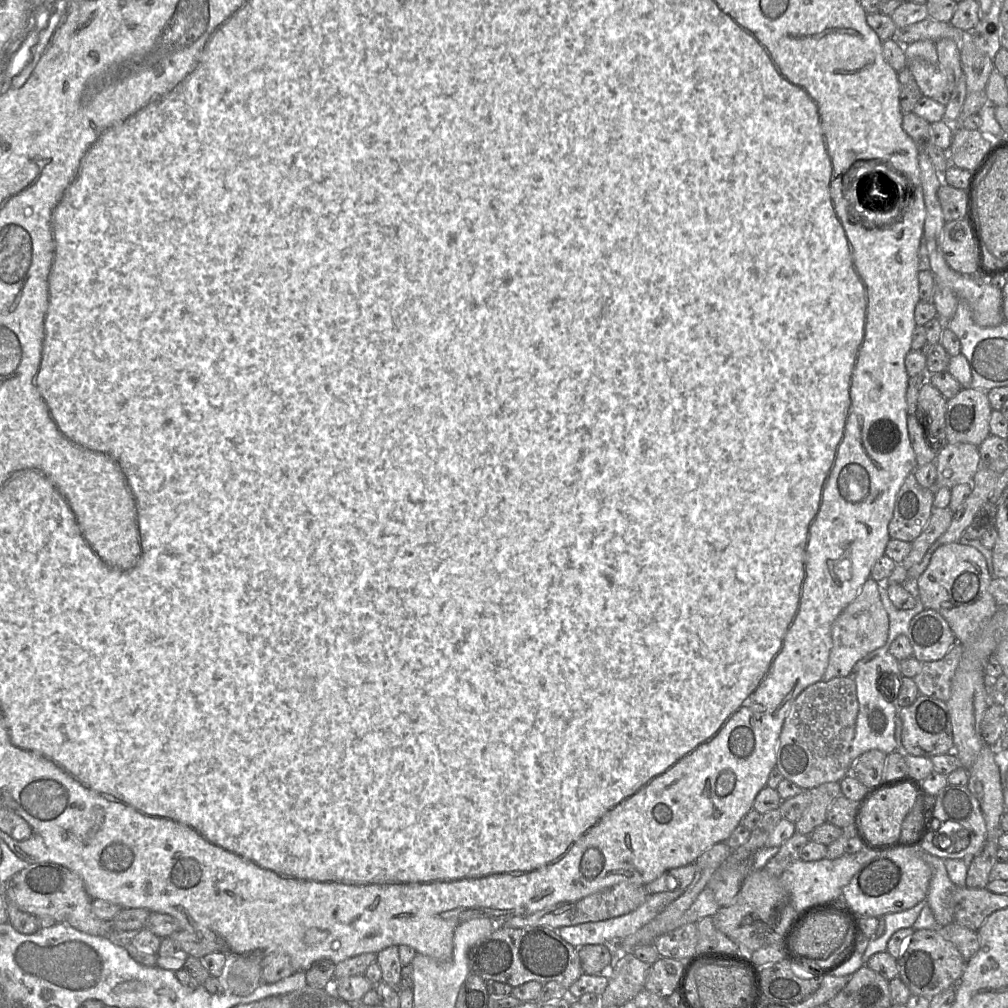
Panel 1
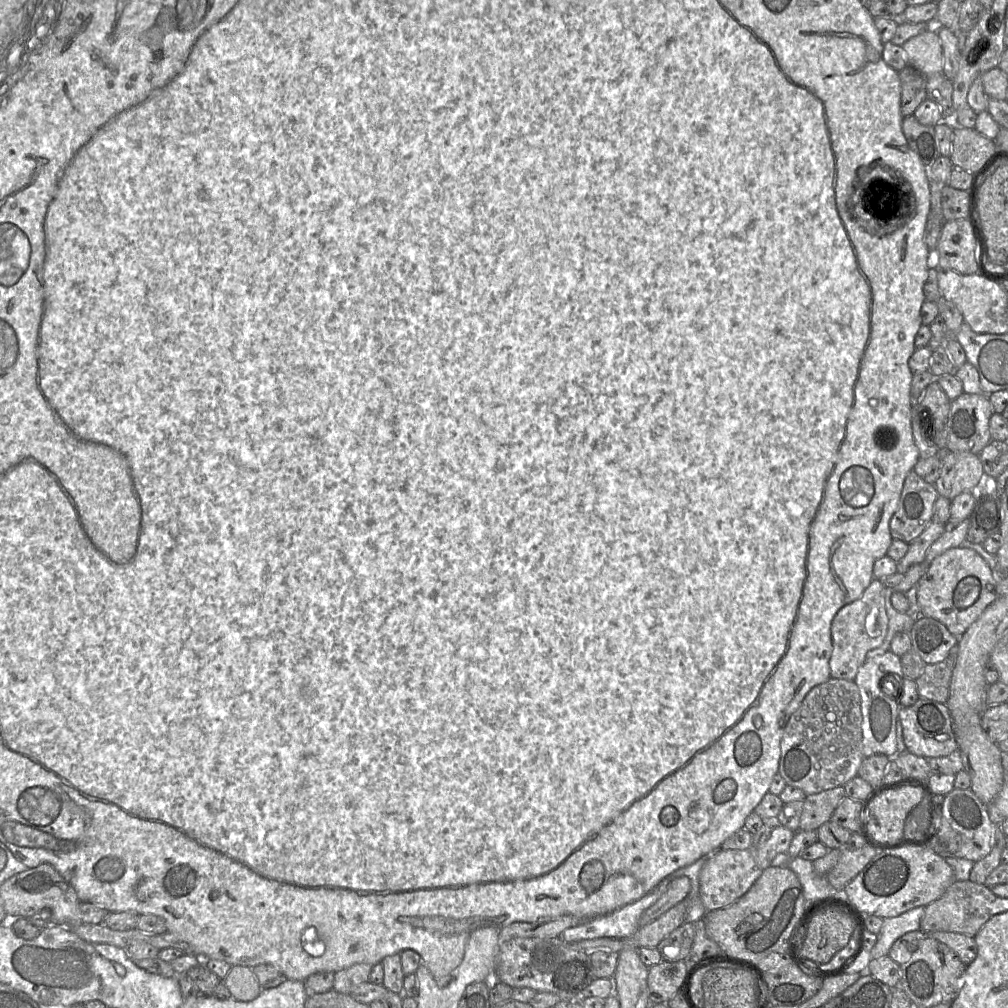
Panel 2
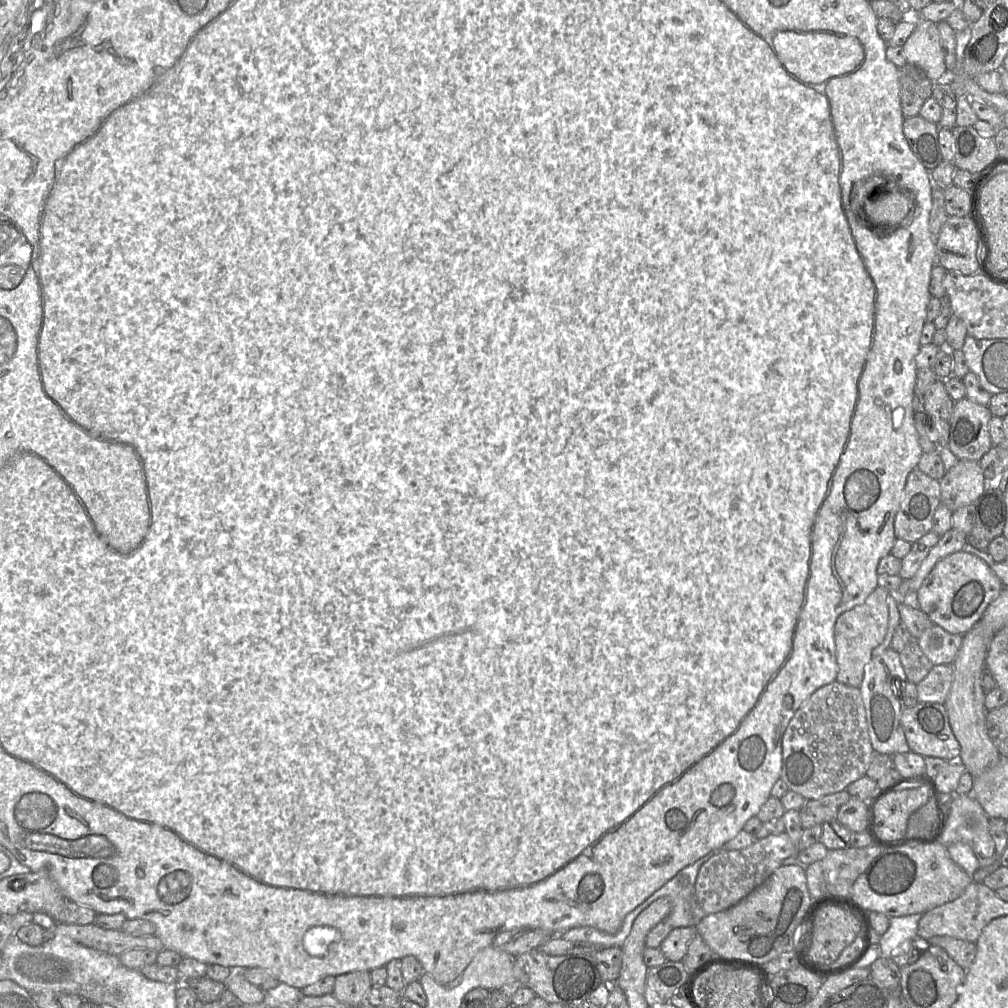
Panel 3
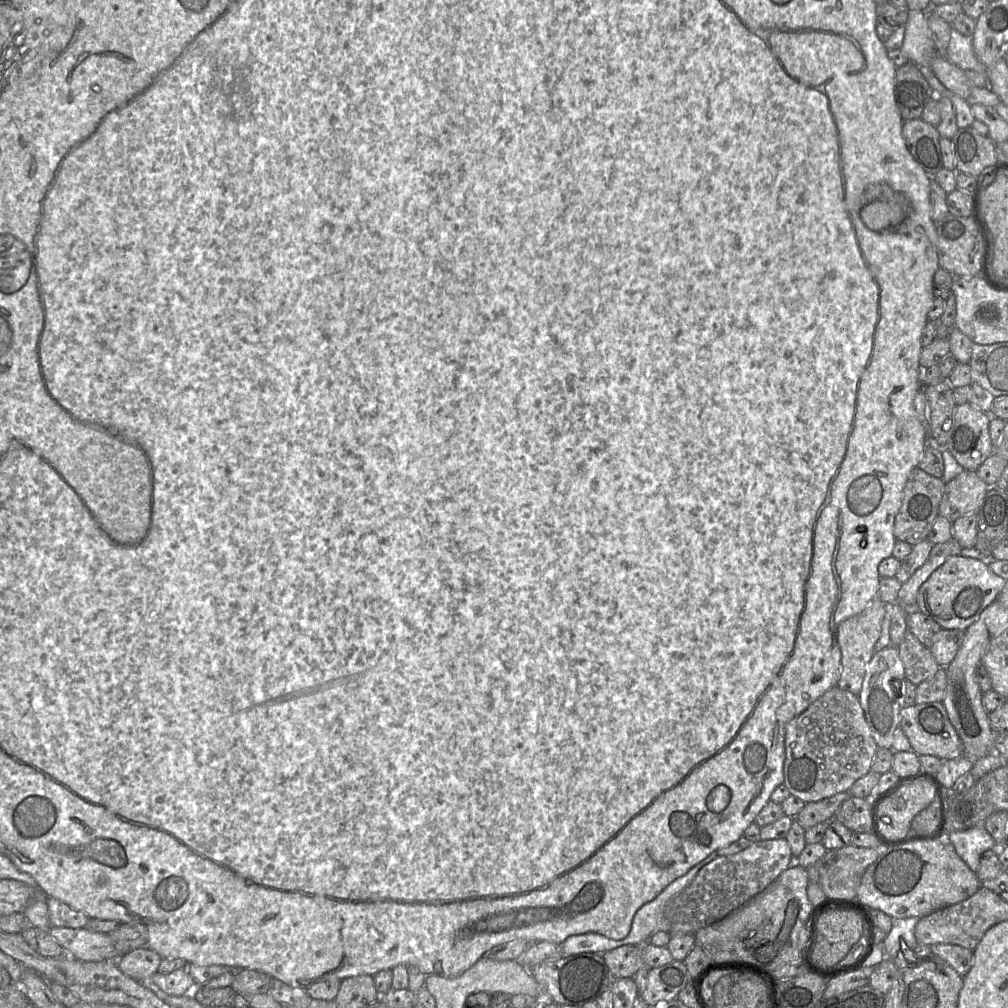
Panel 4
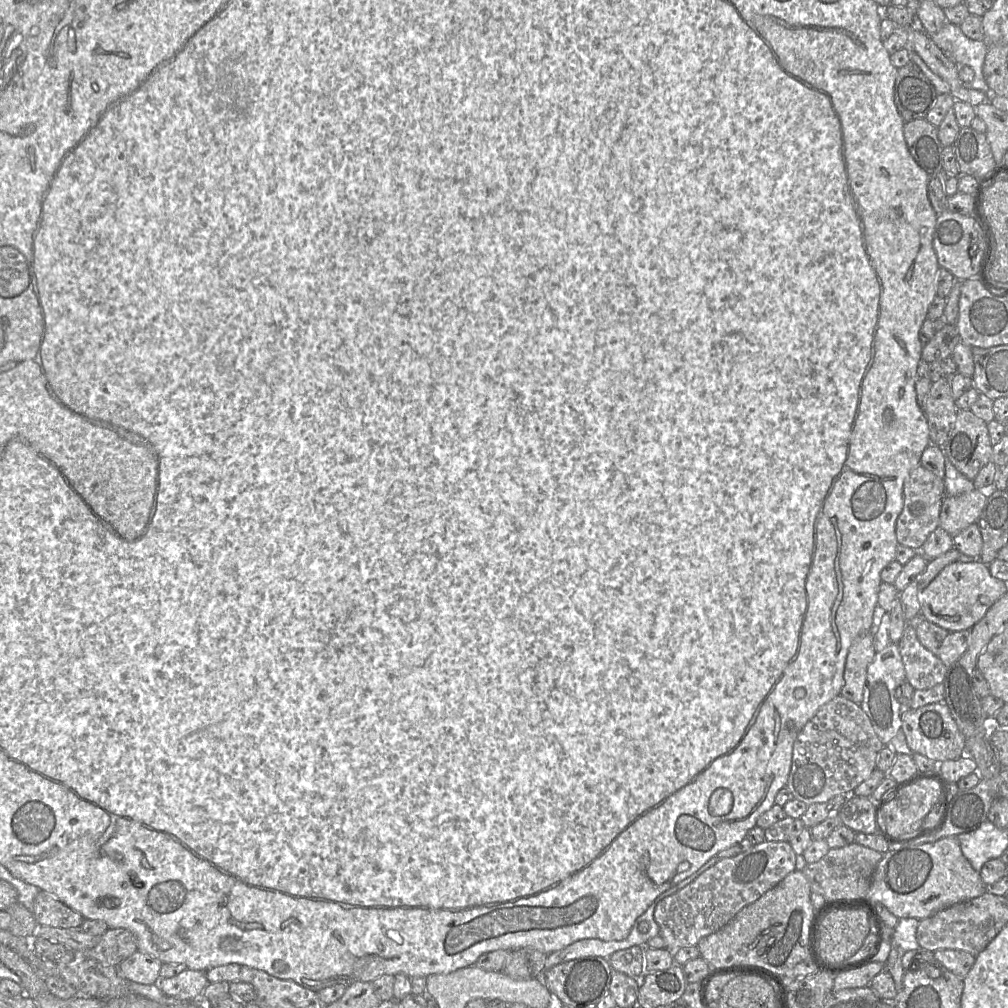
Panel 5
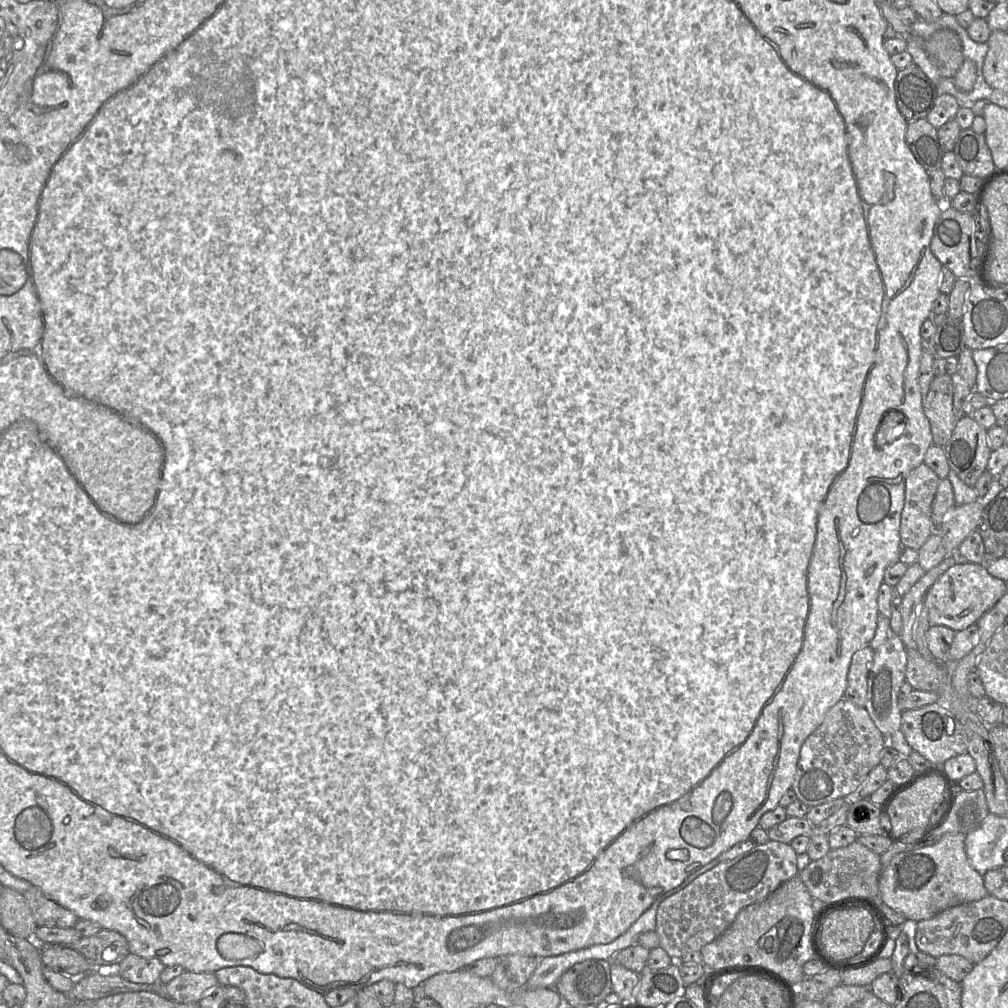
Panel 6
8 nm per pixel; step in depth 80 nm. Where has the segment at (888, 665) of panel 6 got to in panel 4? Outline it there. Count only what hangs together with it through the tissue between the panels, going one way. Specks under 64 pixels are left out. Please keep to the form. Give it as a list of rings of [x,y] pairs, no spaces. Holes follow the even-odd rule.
[[[894,645],[875,651],[872,659],[866,664],[865,677],[858,698],[872,736],[880,748],[890,749],[893,747],[894,732],[900,725],[900,710],[902,708],[893,693],[893,681],[904,679],[906,679],[904,664],[898,655],[898,648]]]

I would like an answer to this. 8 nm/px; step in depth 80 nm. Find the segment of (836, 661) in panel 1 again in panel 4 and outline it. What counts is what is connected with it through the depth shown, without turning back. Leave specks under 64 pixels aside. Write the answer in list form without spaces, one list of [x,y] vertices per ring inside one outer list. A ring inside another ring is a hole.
[[[876,597],[861,613],[839,624],[838,643],[841,650],[841,676],[837,686],[840,689],[859,695],[865,677],[866,664],[875,653],[874,647],[880,638],[885,614],[886,603]]]

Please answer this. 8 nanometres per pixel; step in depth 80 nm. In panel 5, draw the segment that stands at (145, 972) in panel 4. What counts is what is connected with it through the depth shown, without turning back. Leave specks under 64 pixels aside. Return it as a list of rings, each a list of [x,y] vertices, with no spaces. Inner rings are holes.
[[[137,950],[118,965],[118,971],[127,981],[158,985],[162,964],[161,960]]]

